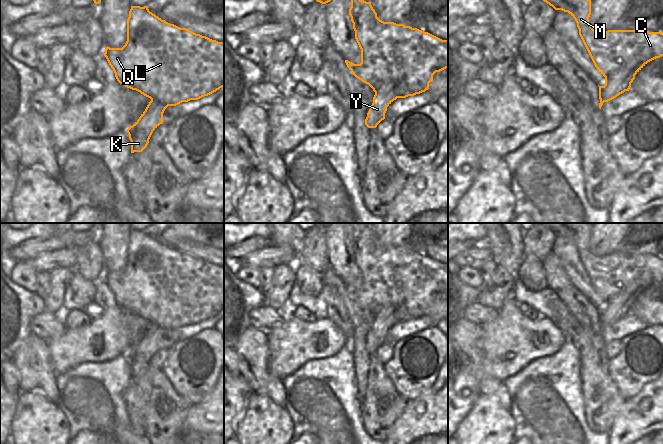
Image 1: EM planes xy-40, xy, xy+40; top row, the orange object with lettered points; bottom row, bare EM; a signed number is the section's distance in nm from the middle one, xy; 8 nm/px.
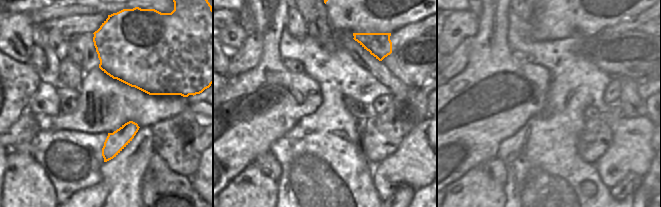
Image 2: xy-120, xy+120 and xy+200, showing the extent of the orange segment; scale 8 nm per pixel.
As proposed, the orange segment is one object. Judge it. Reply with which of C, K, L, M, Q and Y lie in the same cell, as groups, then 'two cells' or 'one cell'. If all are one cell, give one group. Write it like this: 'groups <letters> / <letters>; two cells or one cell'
groups C L M Q / K Y; two cells

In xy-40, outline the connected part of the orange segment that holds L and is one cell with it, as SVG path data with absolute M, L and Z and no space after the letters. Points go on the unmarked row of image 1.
M131 230L127 243L125 269L122 272L107 270L104 280L120 308L167 331L198 324L224 311L224 266L218 266L186 252L170 248L150 236L147 230Z

